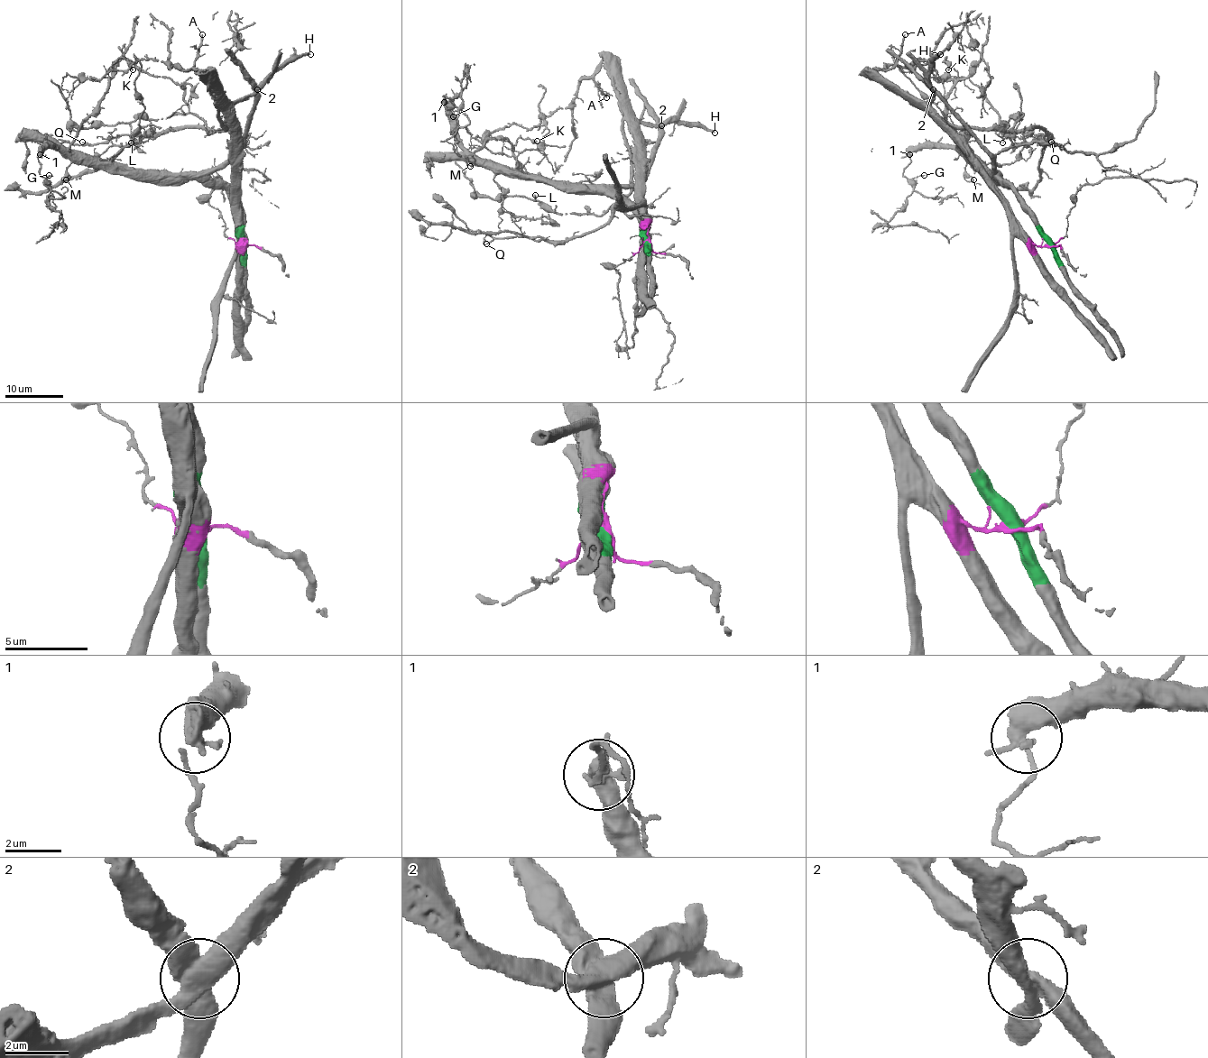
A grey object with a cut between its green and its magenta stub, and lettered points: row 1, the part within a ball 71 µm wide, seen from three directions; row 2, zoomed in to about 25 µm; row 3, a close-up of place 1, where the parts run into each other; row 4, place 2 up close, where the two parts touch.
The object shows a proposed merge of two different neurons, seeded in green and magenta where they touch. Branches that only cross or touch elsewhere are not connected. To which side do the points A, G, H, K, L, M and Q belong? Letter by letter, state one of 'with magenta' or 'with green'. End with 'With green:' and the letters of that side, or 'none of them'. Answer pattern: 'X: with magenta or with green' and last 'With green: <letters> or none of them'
A: with magenta
G: with green
H: with magenta
K: with green
L: with magenta
M: with green
Q: with magenta
With green: G, K, M

